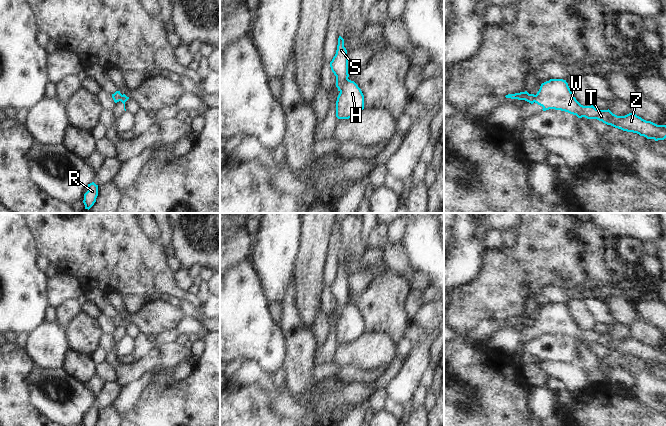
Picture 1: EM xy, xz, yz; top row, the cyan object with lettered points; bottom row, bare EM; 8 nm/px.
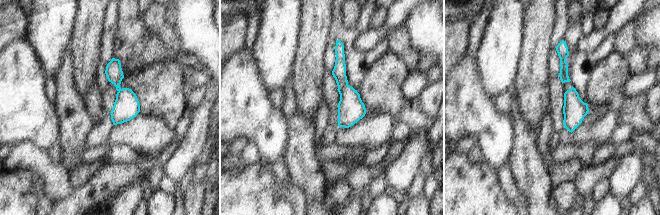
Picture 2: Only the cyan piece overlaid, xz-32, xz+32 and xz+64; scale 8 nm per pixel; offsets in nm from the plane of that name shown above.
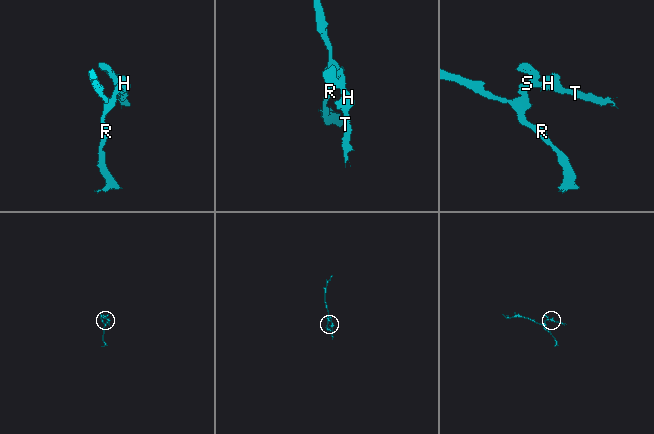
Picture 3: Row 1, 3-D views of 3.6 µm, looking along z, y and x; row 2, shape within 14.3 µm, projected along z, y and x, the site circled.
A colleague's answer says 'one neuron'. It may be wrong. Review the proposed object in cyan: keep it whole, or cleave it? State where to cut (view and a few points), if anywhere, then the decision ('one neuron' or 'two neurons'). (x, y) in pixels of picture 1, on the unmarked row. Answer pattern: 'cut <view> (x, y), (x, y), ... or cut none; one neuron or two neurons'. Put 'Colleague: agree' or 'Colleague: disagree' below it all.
cut xz (348, 303), (339, 314); two neurons
Colleague: disagree

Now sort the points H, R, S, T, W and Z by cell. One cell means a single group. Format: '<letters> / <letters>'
H T W Z / R S

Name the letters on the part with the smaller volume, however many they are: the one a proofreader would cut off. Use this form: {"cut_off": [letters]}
{"cut_off": ["H", "T", "W", "Z"]}

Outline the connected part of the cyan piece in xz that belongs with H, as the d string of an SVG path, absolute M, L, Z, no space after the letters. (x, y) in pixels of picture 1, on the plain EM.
M347 304L340 314L336 325L336 341L349 343L364 333L364 319L358 309Z

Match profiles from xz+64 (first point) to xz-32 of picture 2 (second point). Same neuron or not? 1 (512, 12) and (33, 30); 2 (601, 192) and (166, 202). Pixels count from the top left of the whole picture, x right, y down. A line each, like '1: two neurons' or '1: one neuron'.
1: one neuron
2: two neurons

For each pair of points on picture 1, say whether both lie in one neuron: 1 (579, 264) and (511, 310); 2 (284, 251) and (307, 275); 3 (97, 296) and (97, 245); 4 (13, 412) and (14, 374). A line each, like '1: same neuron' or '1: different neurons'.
1: same neuron
2: different neurons
3: different neurons
4: same neuron

